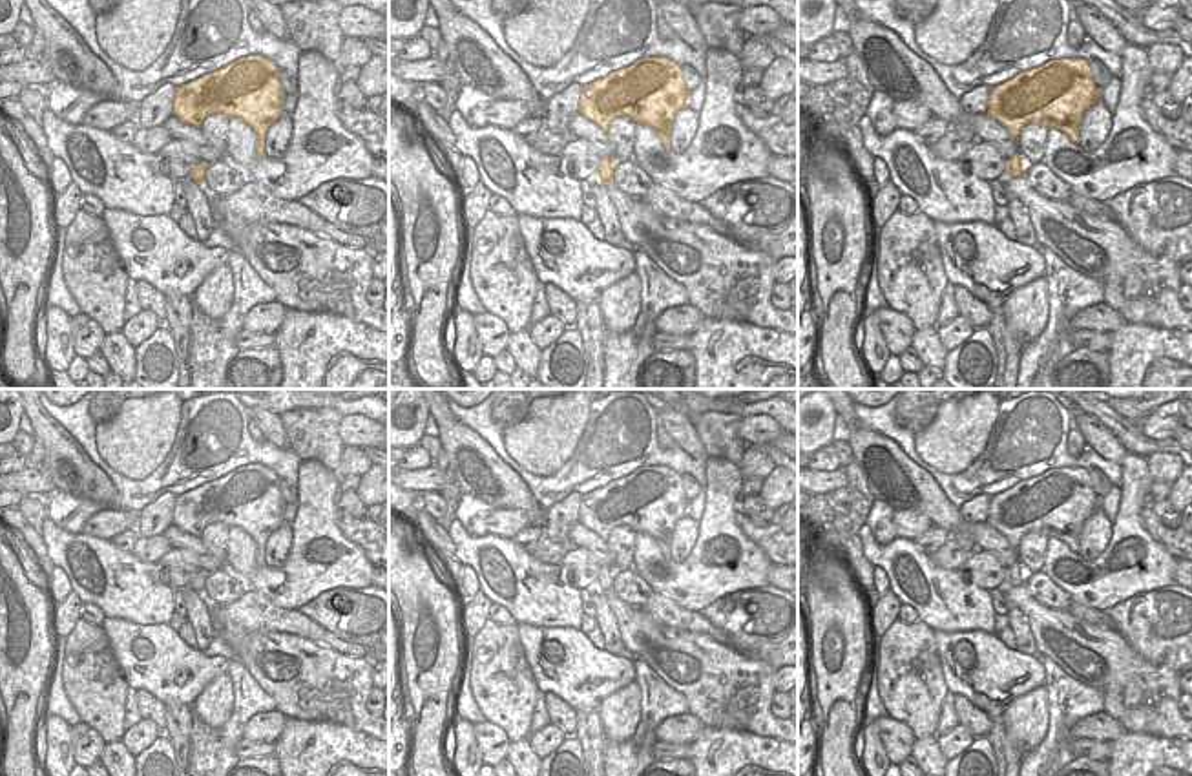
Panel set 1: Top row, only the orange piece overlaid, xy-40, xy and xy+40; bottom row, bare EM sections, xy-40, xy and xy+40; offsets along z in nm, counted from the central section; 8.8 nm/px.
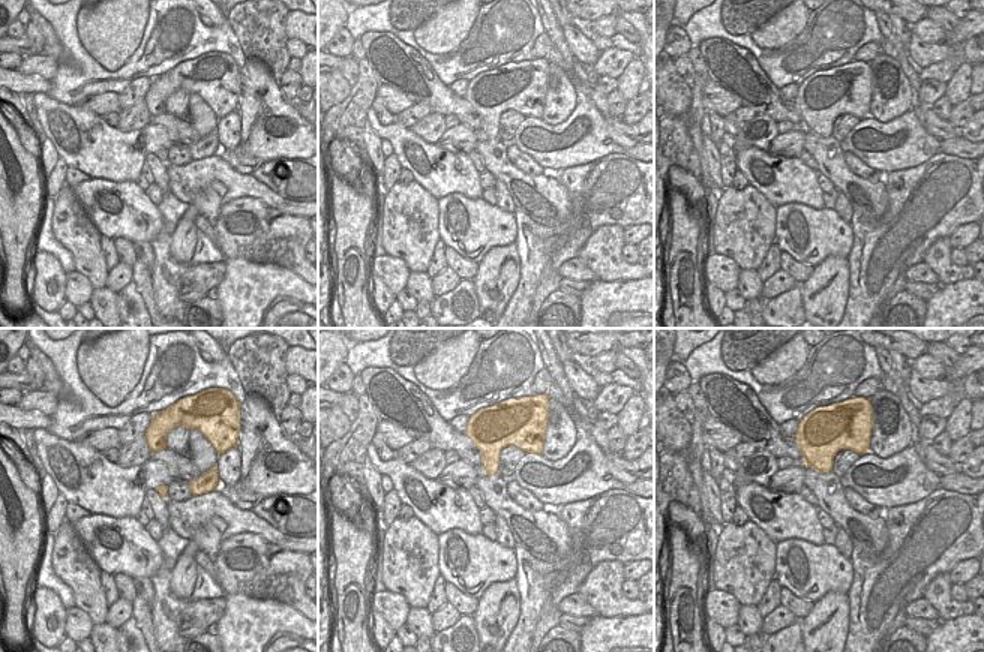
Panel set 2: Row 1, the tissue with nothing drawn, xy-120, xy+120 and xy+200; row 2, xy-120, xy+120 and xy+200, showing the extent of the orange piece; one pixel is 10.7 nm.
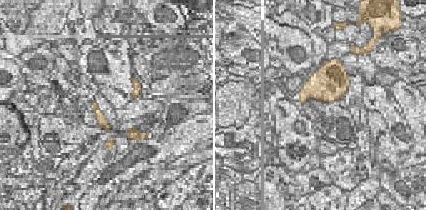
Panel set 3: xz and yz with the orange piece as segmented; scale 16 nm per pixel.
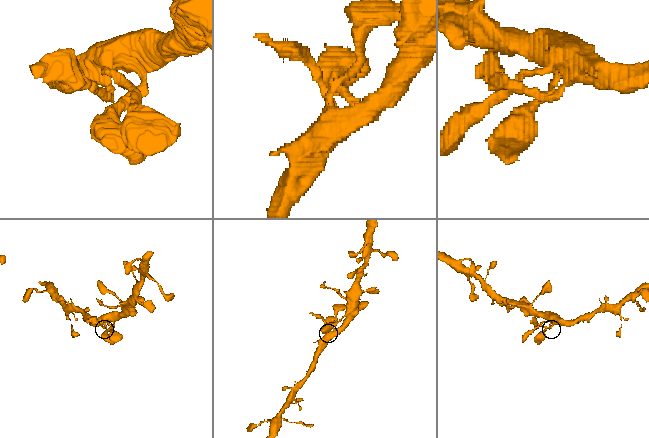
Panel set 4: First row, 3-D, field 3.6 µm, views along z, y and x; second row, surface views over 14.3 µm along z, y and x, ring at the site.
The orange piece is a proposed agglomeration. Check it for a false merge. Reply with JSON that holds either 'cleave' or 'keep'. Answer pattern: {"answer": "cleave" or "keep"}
{"answer": "keep"}

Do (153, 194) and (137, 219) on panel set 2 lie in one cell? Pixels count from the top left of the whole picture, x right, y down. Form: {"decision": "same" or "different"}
{"decision": "different"}

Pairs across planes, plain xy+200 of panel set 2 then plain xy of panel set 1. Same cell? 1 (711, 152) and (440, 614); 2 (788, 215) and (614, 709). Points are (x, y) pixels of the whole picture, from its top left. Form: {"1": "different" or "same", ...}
{"1": "different", "2": "different"}

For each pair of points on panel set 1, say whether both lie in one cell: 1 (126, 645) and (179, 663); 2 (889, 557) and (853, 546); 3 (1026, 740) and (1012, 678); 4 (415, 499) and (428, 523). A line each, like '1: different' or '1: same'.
1: same
2: different
3: different
4: different

